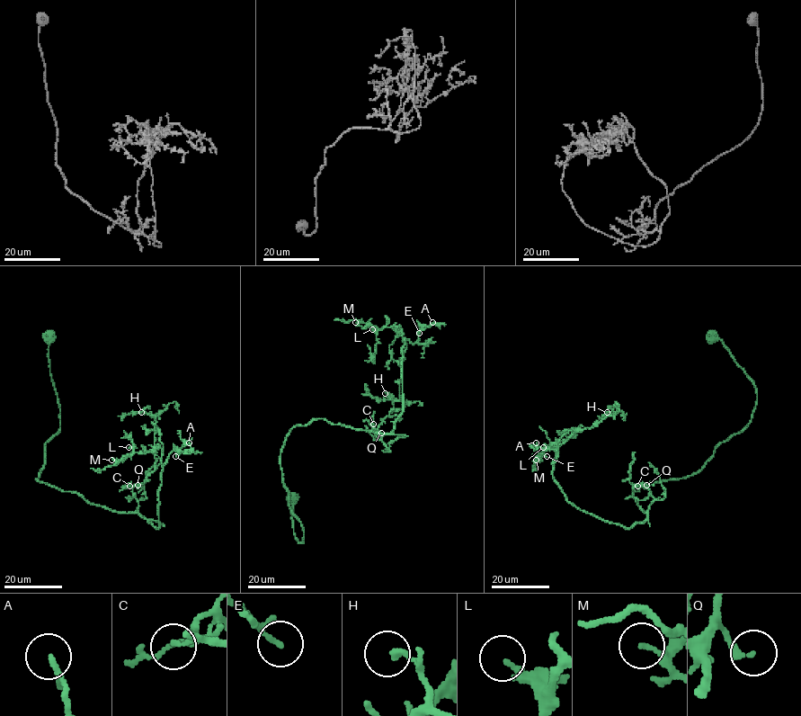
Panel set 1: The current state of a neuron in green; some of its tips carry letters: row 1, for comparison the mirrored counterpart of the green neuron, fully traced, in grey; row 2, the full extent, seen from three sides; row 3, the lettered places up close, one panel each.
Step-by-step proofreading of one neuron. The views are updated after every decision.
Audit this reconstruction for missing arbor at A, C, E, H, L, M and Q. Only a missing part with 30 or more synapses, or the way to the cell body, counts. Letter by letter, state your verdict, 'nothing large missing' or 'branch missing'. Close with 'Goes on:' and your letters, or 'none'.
A: nothing large missing
C: nothing large missing
E: nothing large missing
H: nothing large missing
L: nothing large missing
M: nothing large missing
Q: nothing large missing
Goes on: none

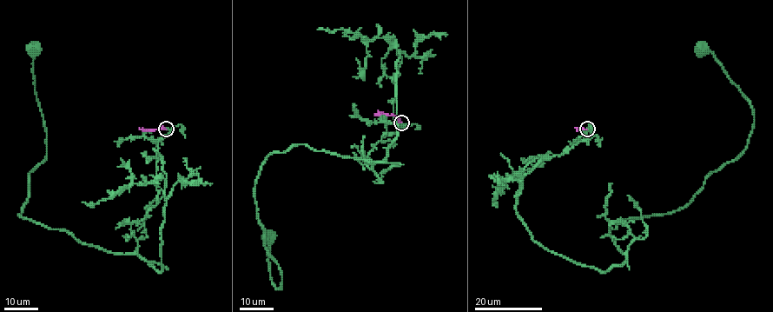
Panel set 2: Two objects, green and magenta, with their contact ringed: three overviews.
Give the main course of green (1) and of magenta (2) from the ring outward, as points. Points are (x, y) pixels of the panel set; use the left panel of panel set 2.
1: (166, 129), (160, 271), (23, 218), (28, 175), (46, 145), (29, 48)
2: (166, 129), (140, 128)

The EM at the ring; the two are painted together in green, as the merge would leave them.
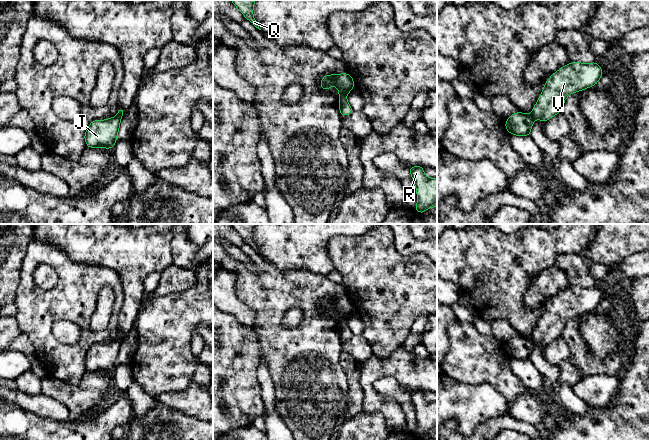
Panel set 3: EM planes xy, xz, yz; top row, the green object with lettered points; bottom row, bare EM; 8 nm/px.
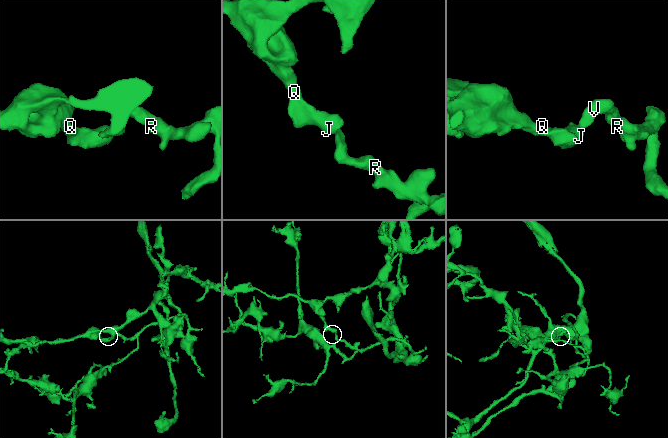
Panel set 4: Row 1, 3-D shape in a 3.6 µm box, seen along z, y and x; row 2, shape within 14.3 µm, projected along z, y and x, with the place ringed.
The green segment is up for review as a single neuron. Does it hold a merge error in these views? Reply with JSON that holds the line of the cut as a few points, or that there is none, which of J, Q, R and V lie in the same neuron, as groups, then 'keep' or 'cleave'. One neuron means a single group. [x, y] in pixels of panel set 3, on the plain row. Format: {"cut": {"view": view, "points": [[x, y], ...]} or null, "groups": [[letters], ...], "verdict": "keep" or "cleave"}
{"cut": {"view": "xz", "points": [[345, 319], [340, 323]]}, "groups": [["J", "Q"], ["R", "V"]], "verdict": "cleave"}

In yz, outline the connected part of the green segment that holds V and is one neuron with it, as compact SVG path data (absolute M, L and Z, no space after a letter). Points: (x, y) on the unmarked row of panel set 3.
M571 286L561 291L546 305L531 338L542 346L549 344L561 336L570 318L595 310L603 296L597 286Z

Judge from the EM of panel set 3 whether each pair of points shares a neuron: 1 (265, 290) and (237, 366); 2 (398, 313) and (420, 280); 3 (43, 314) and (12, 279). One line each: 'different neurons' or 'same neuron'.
1: different neurons
2: same neuron
3: different neurons

